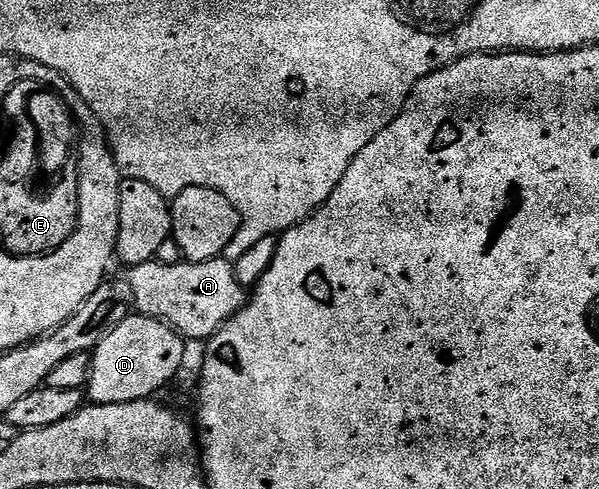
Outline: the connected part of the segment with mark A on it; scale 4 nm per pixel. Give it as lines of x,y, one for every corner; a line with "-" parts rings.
228,259
194,261
174,266
147,261
127,270
126,283
132,292
137,314
165,321
189,342
207,342
244,306
245,286
238,283
233,262

